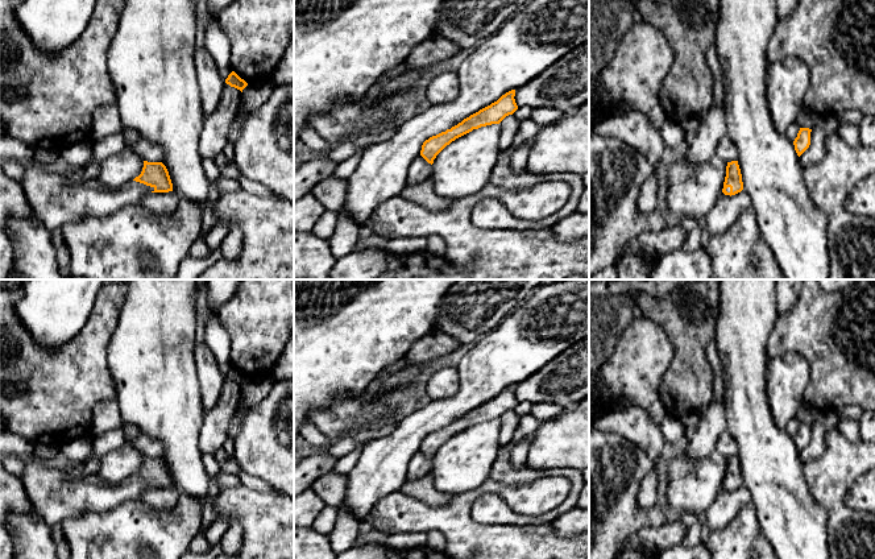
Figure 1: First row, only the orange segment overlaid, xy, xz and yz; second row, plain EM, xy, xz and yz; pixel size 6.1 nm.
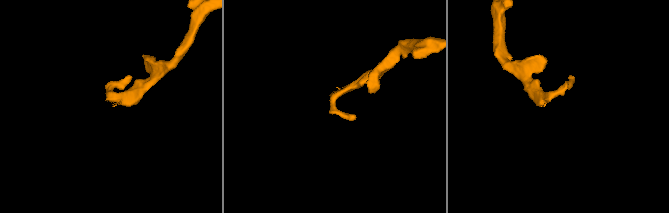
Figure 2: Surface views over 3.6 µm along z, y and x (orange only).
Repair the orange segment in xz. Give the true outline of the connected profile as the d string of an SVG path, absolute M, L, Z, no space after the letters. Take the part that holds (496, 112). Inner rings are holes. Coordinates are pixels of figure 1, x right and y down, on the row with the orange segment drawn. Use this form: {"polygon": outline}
{"polygon": "M511 90L497 102L470 115L451 129L430 137L423 142L420 156L432 165L436 156L456 138L473 129L499 124L506 116L513 115L518 109L514 96L515 90Z"}

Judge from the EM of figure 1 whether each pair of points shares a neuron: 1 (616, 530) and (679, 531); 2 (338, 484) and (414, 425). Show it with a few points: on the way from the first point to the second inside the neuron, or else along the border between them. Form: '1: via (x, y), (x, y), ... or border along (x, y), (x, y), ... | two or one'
1: border along (666, 524), (641, 528), (635, 533) | two
2: border along (347, 476), (347, 491), (341, 504) | two

